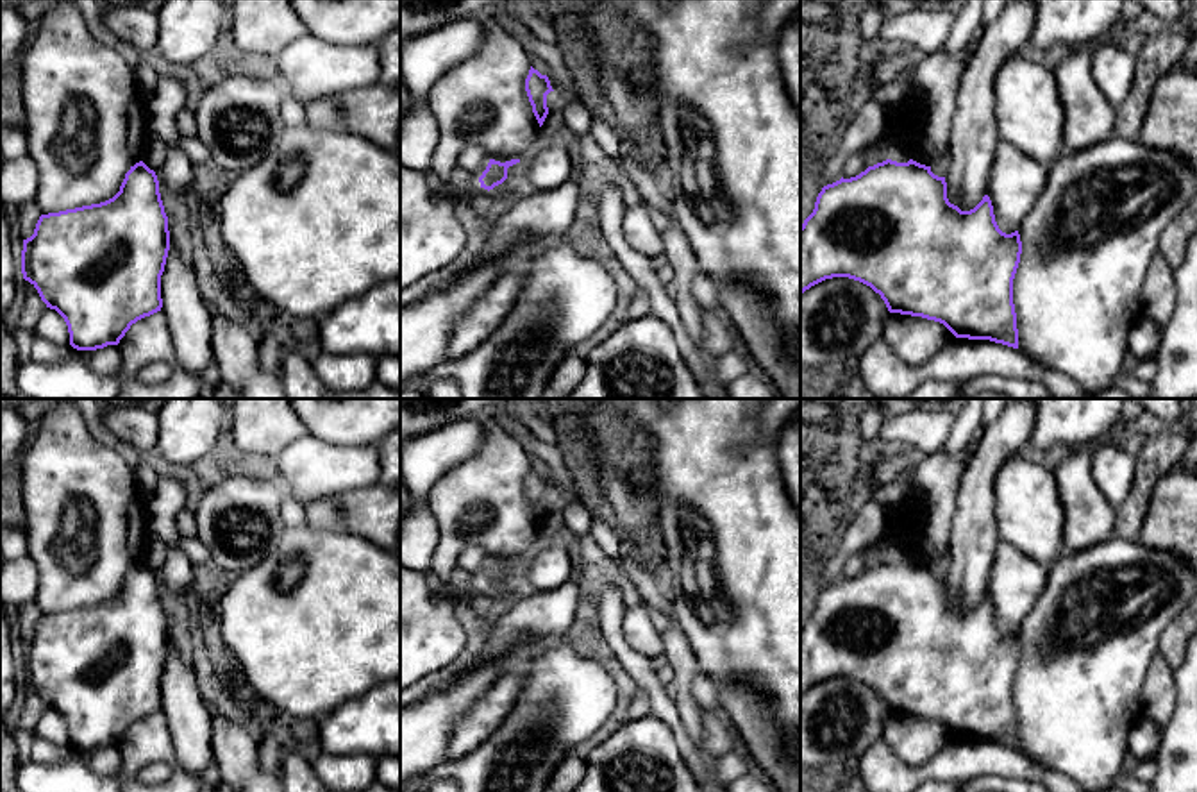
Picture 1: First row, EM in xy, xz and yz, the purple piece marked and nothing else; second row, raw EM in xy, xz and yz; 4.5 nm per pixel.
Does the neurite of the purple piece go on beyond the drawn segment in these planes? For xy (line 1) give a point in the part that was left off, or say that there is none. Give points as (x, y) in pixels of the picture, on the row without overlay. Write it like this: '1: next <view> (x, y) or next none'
1: next none

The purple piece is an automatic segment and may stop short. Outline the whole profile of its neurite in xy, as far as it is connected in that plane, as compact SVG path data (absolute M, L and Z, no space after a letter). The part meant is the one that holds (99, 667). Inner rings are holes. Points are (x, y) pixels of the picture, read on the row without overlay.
M139 561L125 574L113 599L41 615L34 635L23 640L21 674L46 708L64 719L70 746L77 751L96 751L118 746L132 724L161 712L161 676L168 651L168 617L159 581Z

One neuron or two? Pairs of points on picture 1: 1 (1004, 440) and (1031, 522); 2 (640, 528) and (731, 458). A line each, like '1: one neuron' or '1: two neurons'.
1: two neurons
2: two neurons

